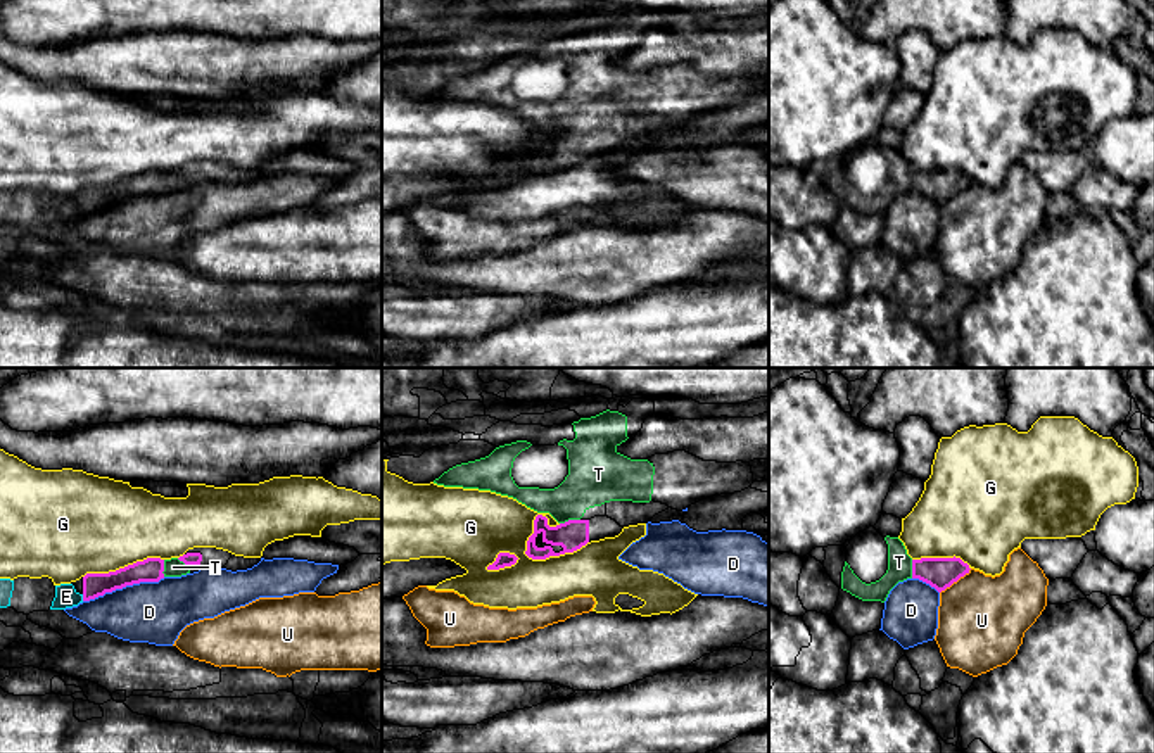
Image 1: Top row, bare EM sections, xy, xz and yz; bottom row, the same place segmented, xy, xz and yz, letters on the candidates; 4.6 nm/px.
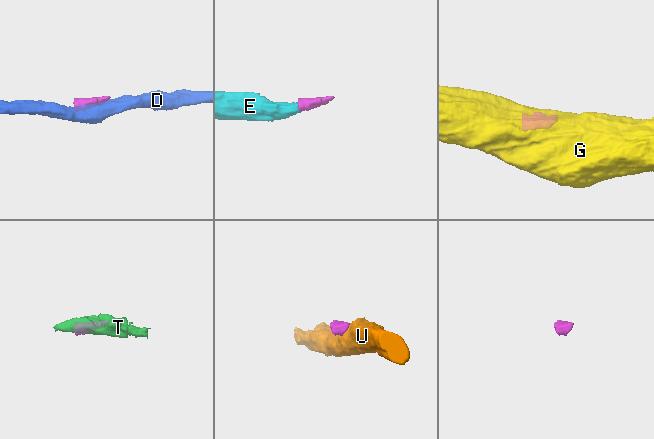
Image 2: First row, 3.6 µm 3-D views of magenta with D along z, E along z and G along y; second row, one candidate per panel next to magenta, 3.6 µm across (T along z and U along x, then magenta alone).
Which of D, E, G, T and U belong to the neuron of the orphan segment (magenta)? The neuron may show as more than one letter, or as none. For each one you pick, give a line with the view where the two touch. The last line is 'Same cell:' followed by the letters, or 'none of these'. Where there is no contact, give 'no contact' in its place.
E: contact in xy
T: contact in xz
Same cell: E, T

